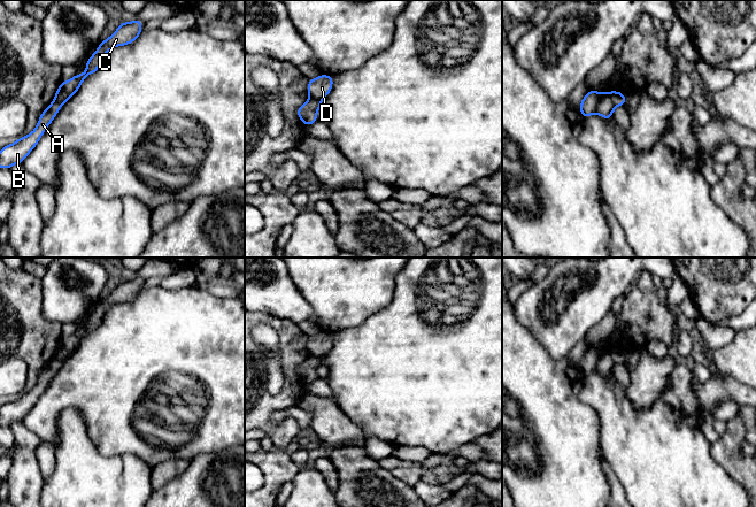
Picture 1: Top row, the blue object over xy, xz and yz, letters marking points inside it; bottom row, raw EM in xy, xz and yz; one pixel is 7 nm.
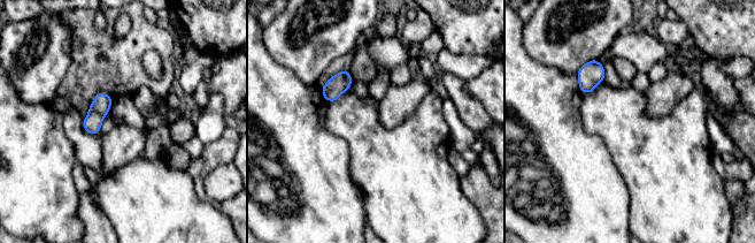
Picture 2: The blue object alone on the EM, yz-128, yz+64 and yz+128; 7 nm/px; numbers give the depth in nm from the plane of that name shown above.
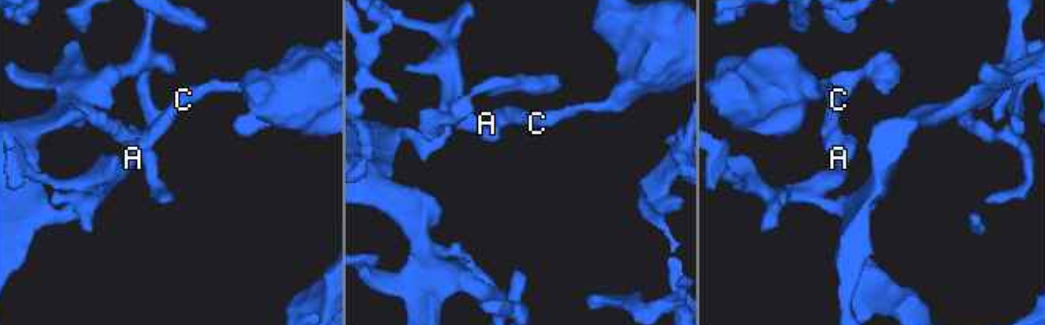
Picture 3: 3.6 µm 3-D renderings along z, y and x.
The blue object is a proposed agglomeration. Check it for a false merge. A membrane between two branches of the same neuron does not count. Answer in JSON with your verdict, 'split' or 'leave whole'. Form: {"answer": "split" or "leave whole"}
{"answer": "split"}

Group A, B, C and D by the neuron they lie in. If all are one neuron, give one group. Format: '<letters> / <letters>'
A B / C D

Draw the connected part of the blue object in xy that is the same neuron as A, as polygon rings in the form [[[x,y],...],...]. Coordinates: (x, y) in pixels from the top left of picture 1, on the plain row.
[[[54,356],[40,371],[38,382],[31,391],[20,394],[14,401],[3,404],[0,407],[0,425],[10,427],[14,422],[23,421],[25,415],[37,404],[61,364],[62,362]]]

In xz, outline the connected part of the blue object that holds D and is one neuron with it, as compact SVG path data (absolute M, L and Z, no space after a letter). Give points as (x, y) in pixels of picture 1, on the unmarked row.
M319 332L314 337L309 337L307 348L311 355L323 359L333 345L333 333Z

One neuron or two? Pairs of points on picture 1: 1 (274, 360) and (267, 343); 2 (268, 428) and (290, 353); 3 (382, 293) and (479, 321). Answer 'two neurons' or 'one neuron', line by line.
1: one neuron
2: one neuron
3: two neurons

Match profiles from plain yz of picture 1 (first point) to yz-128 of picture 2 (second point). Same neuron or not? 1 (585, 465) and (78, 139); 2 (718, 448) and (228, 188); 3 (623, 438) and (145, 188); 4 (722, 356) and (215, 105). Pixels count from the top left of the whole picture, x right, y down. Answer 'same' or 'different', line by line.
1: different
2: different
3: same
4: different

